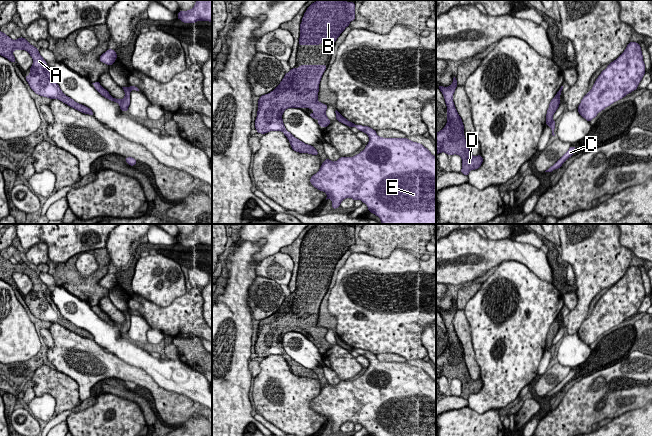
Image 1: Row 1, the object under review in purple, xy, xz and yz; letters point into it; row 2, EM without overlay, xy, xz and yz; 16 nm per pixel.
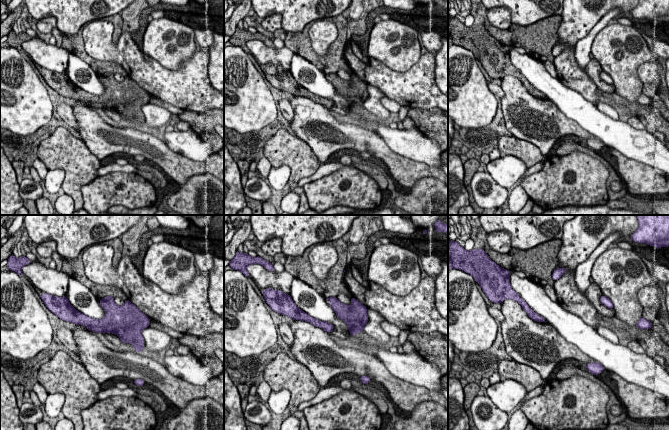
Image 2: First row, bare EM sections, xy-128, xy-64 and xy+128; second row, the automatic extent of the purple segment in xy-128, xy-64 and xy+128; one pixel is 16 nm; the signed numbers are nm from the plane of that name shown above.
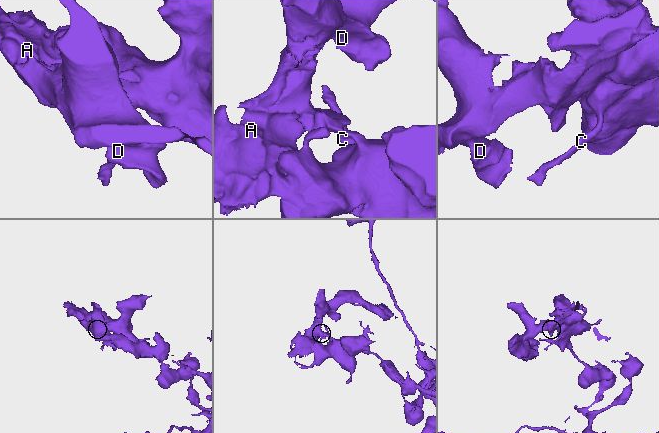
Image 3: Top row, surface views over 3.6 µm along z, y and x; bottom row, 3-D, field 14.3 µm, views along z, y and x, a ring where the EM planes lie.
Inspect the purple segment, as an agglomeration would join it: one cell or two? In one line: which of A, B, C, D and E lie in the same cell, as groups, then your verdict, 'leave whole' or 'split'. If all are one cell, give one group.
A B D / C E; split

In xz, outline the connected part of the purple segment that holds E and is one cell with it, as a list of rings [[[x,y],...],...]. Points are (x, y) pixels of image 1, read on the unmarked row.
[[[354,349],[354,351],[369,360],[369,366],[365,373],[353,381],[341,381],[335,386],[327,382],[321,388],[319,395],[310,402],[310,406],[315,412],[326,417],[326,424],[330,423],[332,425],[332,433],[340,431],[340,427],[350,421],[354,425],[359,423],[362,427],[365,427],[369,436],[436,436],[436,381],[422,368],[413,366],[407,362],[383,362],[377,359],[376,354],[368,350]]]

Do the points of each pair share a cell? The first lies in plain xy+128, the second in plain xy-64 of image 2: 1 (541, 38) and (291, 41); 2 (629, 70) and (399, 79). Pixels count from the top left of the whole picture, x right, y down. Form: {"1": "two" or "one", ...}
{"1": "one", "2": "two"}

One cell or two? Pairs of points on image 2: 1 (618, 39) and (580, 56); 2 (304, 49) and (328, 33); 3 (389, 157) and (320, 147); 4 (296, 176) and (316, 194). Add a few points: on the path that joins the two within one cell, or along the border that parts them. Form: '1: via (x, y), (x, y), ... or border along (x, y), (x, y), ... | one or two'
1: border along (601, 30), (597, 33), (590, 52) | two
2: border along (308, 29), (311, 47), (320, 56), (328, 55) | two
3: via (372, 143), (345, 142), (337, 144) | one
4: border along (302, 187), (309, 204) | two

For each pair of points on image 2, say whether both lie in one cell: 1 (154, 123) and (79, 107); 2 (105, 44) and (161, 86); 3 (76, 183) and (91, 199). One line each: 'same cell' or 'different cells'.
1: different cells
2: same cell
3: different cells

